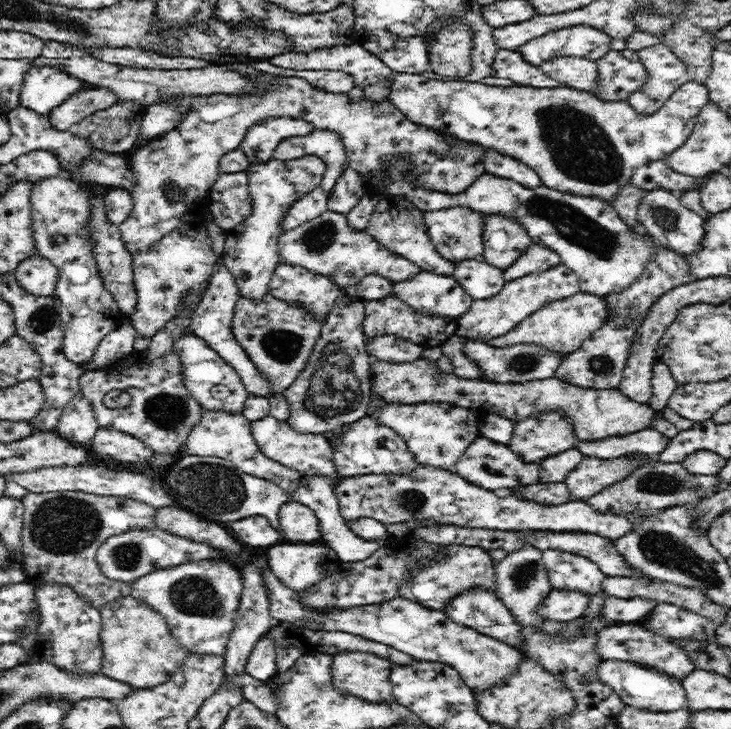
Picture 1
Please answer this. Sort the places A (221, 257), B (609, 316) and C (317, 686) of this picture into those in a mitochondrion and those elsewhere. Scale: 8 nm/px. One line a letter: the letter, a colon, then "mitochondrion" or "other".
A: other
B: other
C: mitochondrion

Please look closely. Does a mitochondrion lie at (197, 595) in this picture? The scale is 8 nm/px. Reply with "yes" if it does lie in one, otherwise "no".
yes

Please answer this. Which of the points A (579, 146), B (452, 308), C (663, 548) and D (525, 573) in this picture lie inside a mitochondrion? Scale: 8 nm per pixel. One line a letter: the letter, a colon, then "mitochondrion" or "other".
A: mitochondrion
B: other
C: mitochondrion
D: mitochondrion

